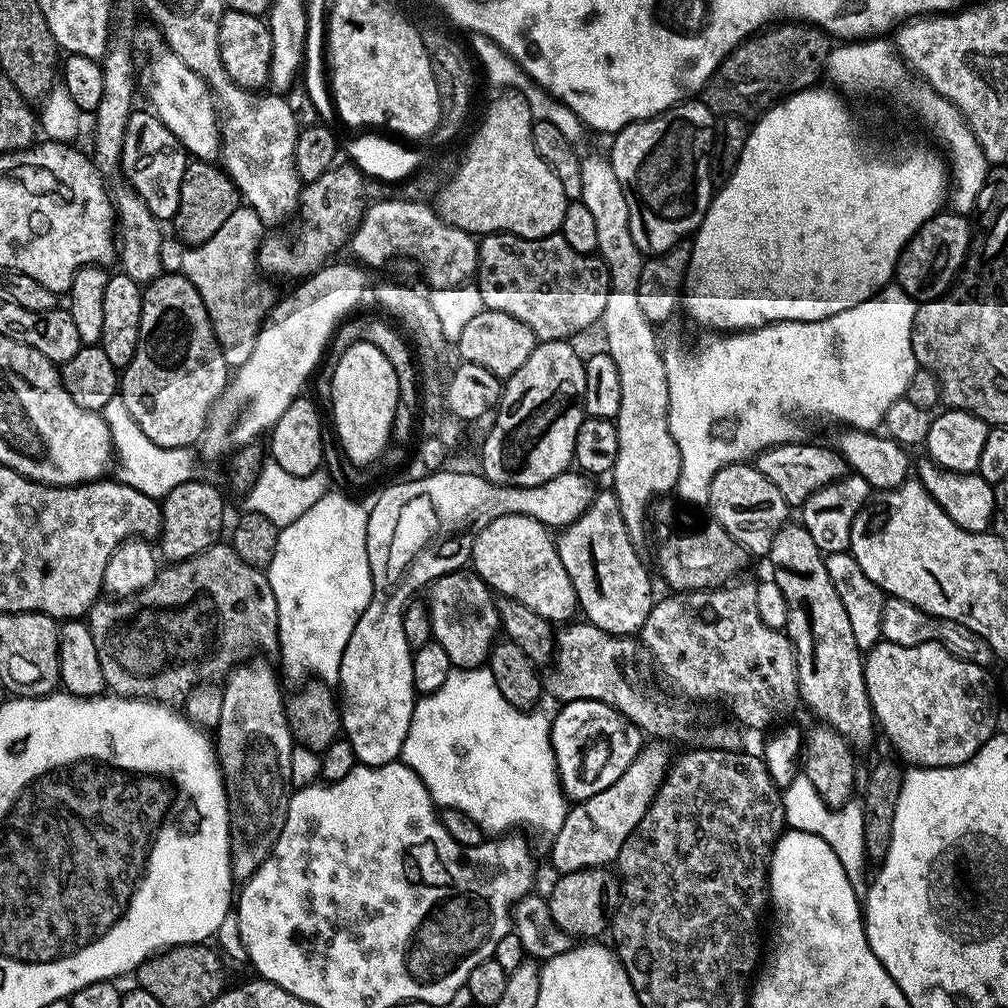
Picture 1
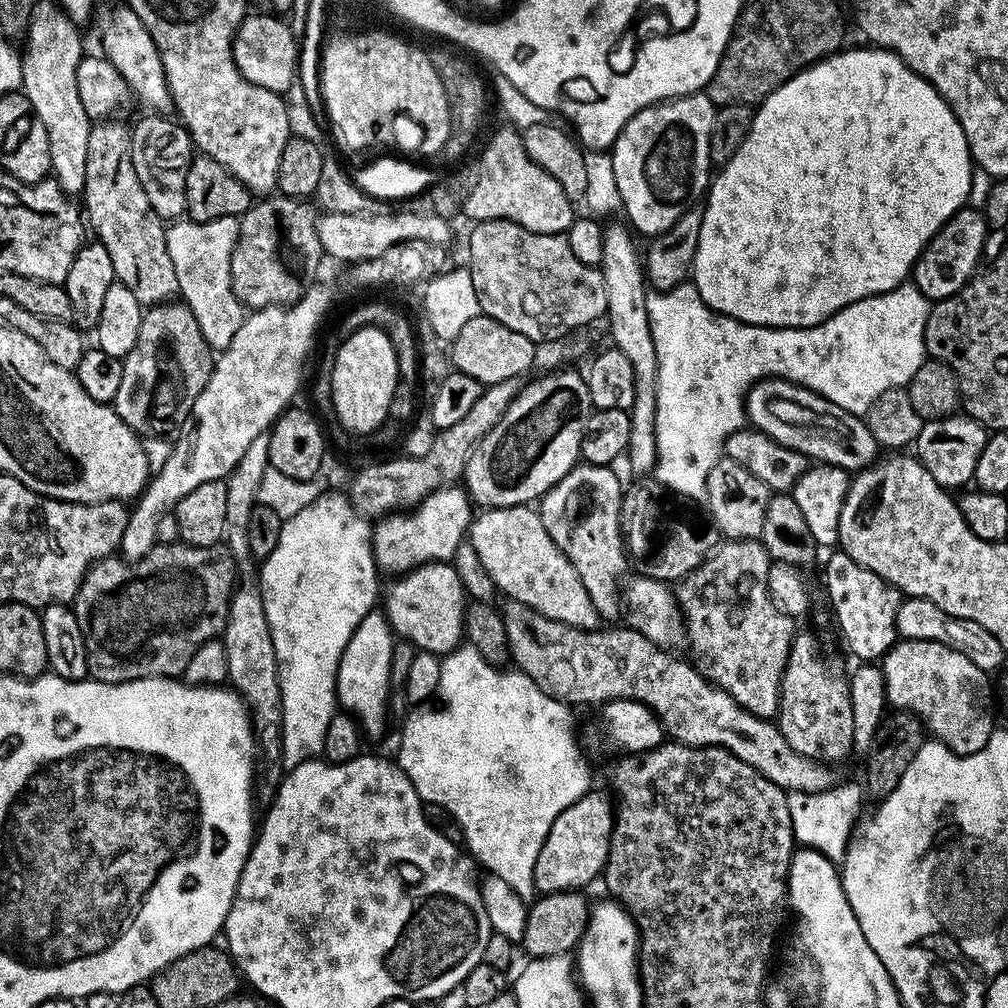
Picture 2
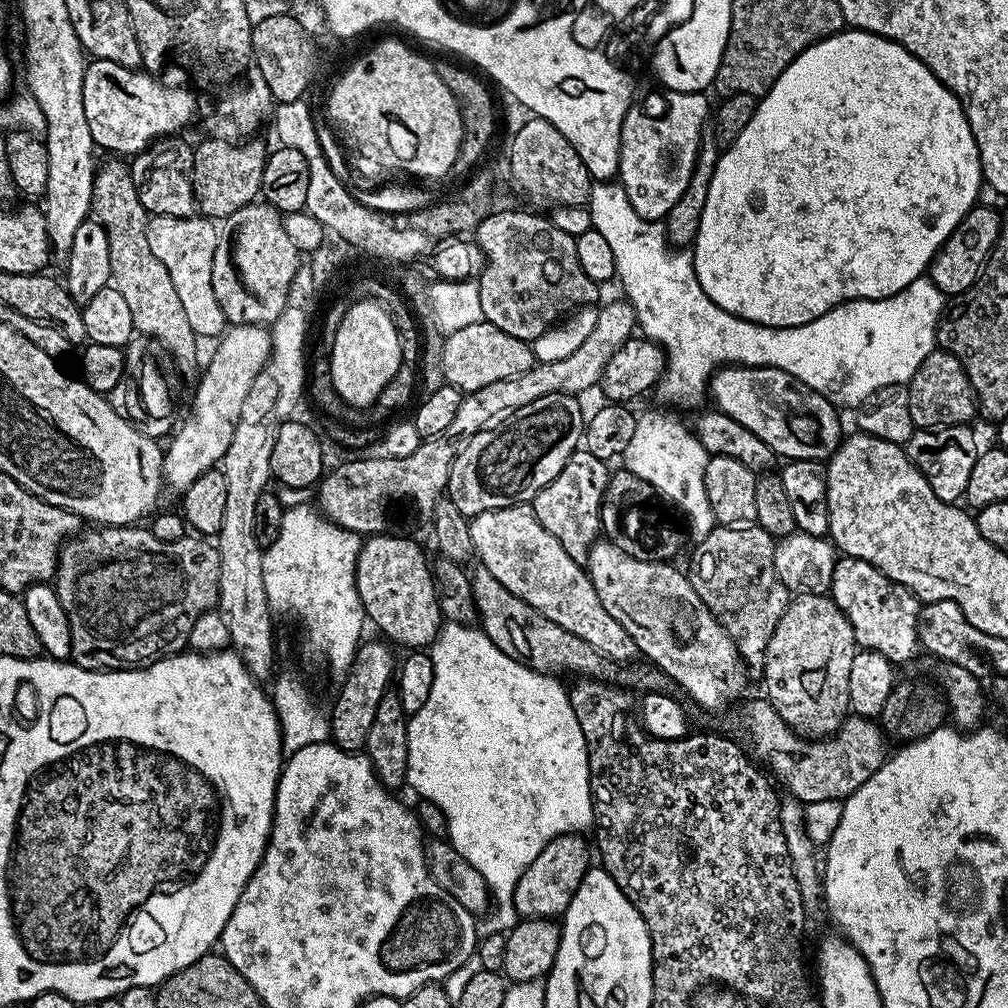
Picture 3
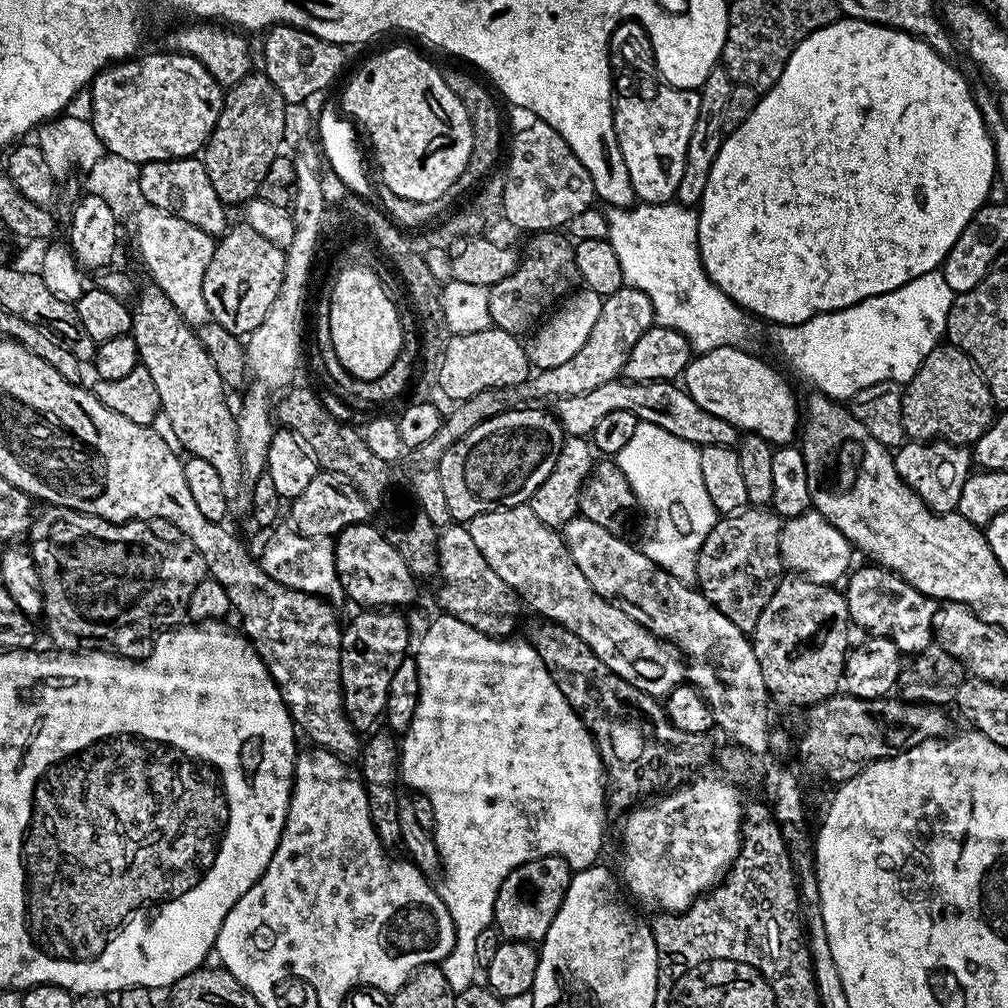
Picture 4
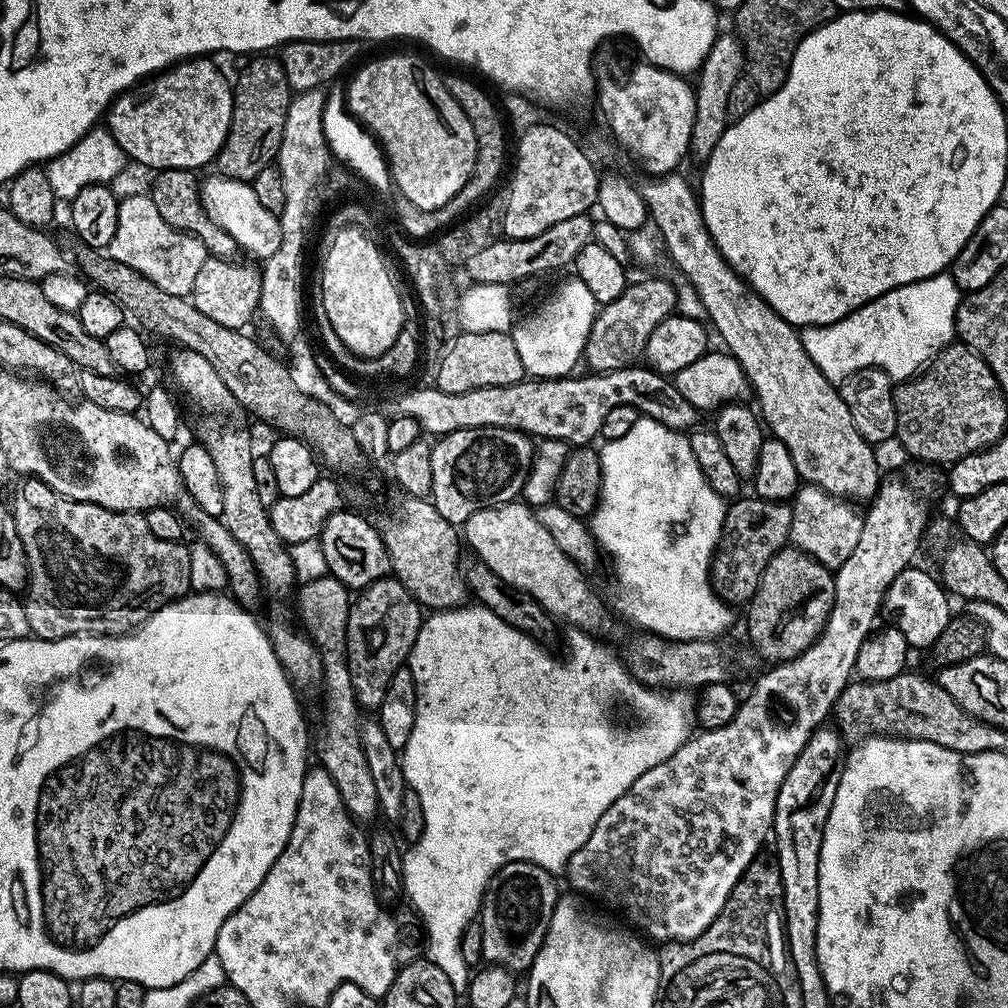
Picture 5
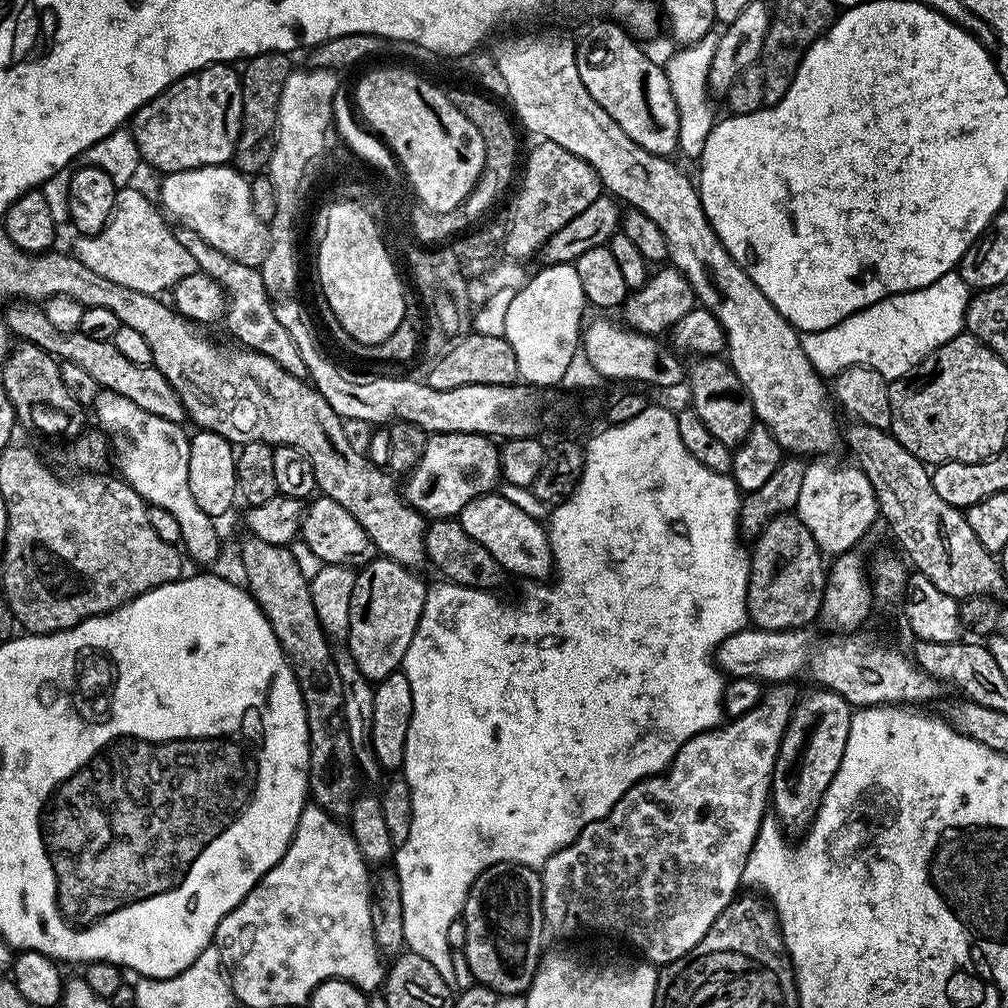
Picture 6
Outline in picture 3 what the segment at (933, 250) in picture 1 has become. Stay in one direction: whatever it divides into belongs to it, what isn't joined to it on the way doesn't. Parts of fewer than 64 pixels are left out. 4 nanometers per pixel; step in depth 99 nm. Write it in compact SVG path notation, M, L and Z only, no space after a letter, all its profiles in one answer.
M984 202L977 203L976 207L964 215L962 222L958 222L950 238L946 238L944 245L936 251L932 263L928 265L926 276L934 282L934 286L938 286L945 297L961 296L980 279L988 257L992 255L992 247L1000 236L1000 218L999 211L987 208Z

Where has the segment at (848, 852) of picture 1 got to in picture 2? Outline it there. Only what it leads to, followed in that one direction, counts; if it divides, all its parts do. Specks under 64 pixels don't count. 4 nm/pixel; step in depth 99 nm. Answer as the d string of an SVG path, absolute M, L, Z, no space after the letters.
M852 782L833 785L824 792L788 792L787 805L790 809L793 839L803 847L822 853L833 862L843 861L848 841L861 817L863 787Z

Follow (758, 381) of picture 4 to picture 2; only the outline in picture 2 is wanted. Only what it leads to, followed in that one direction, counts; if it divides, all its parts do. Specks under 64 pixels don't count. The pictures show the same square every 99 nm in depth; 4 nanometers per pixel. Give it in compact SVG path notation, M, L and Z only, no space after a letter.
M768 377L756 383L745 397L745 415L757 431L774 438L787 449L797 450L815 463L834 465L849 472L857 472L875 463L880 454L877 440L861 417L843 410L829 399L822 398L817 392L802 387L800 384L791 383L789 380Z

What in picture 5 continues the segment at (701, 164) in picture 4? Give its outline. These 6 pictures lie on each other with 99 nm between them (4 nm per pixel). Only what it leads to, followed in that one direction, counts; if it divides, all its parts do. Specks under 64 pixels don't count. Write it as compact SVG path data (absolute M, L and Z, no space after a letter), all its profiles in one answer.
M717 35L694 76L694 130L690 134L688 150L691 159L700 160L699 162L707 162L710 154L714 154L714 146L718 146L718 138L722 138L728 129L730 121L726 114L726 102L734 82L738 82L738 78L744 75L744 46L740 43L739 35L731 35Z

